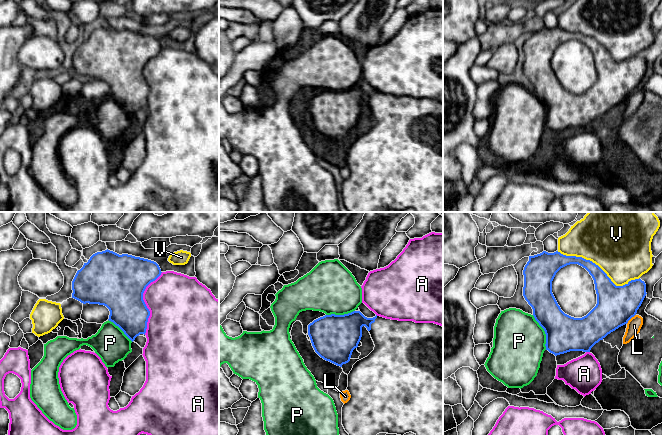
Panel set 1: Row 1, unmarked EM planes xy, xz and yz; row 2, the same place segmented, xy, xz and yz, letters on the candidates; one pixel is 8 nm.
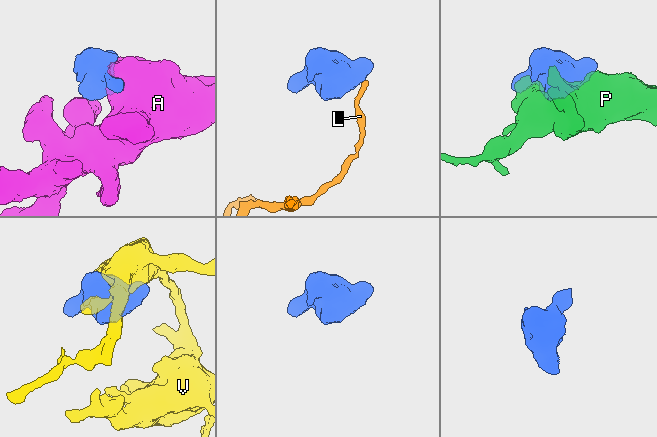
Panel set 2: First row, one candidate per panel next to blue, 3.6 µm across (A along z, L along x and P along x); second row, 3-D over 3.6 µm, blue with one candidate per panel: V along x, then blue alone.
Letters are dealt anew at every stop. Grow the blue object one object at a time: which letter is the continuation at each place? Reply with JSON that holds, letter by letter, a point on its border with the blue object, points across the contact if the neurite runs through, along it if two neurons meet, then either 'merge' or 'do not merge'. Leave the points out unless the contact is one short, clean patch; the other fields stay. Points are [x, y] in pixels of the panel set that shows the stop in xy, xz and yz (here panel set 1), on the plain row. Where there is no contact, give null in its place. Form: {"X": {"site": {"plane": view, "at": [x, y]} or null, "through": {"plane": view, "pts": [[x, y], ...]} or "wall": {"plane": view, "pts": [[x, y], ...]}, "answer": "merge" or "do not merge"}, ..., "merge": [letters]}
{"A": {"site": {"plane": "xy", "at": [144, 79]}, "answer": "do not merge"}, "L": {"site": {"plane": "yz", "at": [630, 94]}, "wall": {"plane": "yz", "pts": [[635, 90], [626, 99]]}, "answer": "do not merge"}, "P": {"site": {"plane": "yz", "at": [545, 108]}, "wall": {"plane": "yz", "pts": [[532, 91], [544, 107], [546, 125]]}, "answer": "do not merge"}, "V": {"site": {"plane": "yz", "at": [599, 43]}, "answer": "do not merge"}, "merge": []}

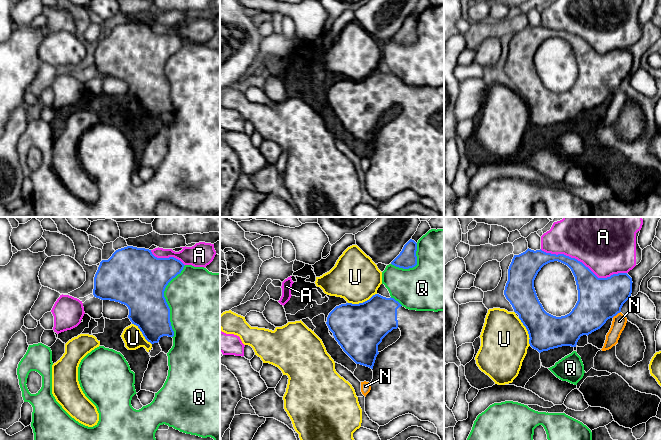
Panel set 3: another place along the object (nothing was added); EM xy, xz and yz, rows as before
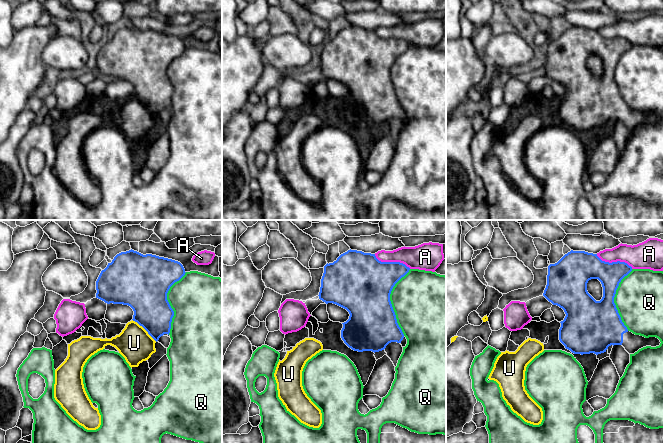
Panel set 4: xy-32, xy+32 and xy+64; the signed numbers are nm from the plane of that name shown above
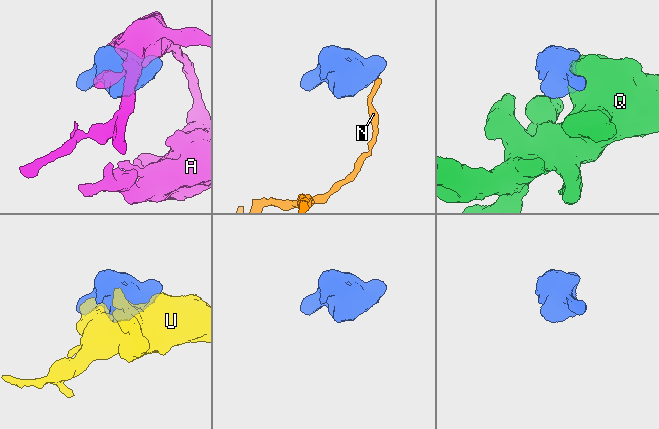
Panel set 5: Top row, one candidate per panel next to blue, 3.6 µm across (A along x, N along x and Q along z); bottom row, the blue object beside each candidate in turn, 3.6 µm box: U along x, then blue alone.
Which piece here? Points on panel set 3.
{"A": {"site": {"plane": "yz", "at": [582, 39]}, "answer": "do not merge"}, "N": {"site": {"plane": "yz", "at": [616, 90]}, "wall": {"plane": "yz", "pts": [[620, 87], [612, 93]]}, "answer": "do not merge"}, "Q": {"site": {"plane": "xy", "at": [165, 77]}, "answer": "do not merge"}, "U": {"site": {"plane": "xz", "at": [363, 78]}, "wall": {"plane": "xz", "pts": [[376, 69], [362, 78], [348, 79]]}, "answer": "do not merge"}, "merge": []}

